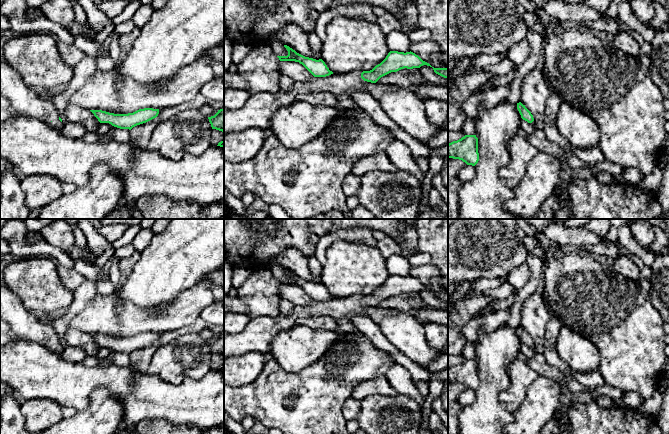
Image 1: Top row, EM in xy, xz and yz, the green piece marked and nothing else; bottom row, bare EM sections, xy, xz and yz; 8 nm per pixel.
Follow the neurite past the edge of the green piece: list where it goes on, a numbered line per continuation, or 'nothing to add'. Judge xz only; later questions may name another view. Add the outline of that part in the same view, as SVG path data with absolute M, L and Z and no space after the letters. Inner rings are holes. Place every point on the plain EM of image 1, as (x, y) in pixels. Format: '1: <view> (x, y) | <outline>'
1: xz (260, 293) | M270 269L253 271L248 279L237 288L237 298L248 308L250 317L280 314L279 282Z

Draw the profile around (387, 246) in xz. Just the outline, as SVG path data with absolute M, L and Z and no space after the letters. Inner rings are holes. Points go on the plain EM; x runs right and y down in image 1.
M385 236L382 240L378 240L376 247L380 250L385 259L392 255L401 255L400 245L389 236Z

